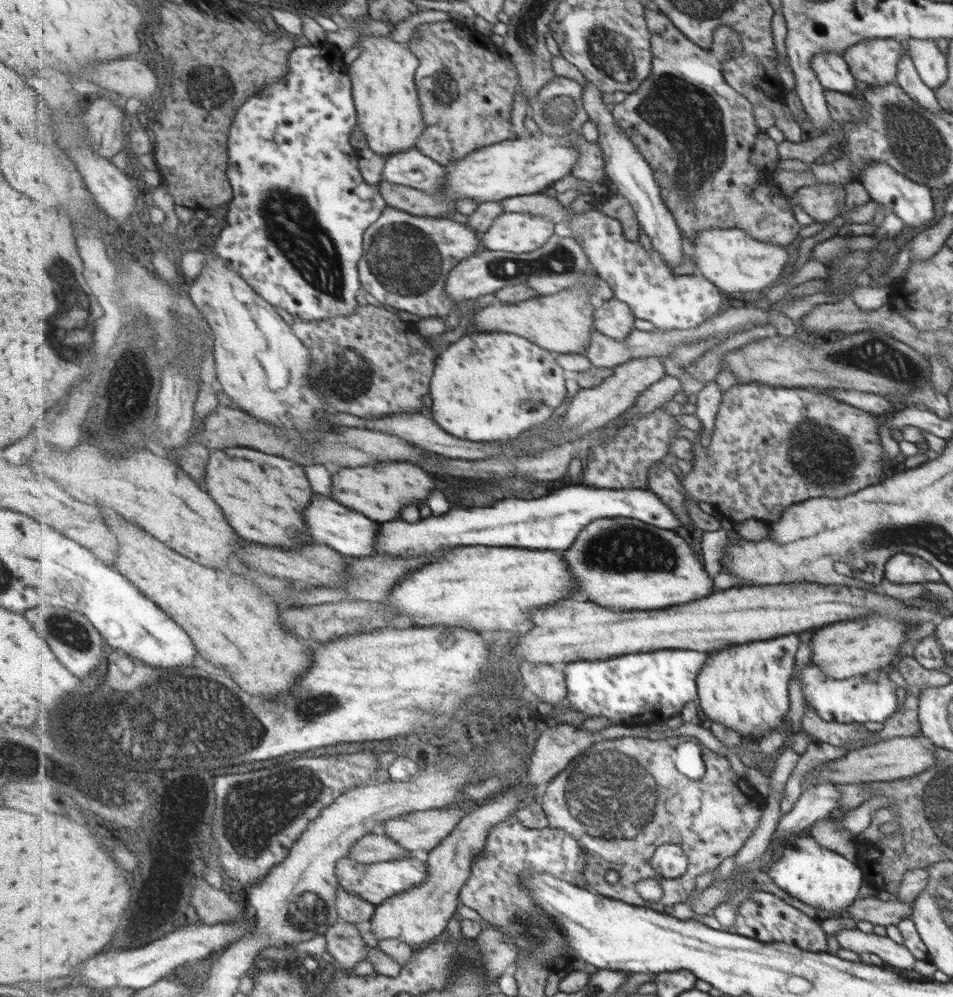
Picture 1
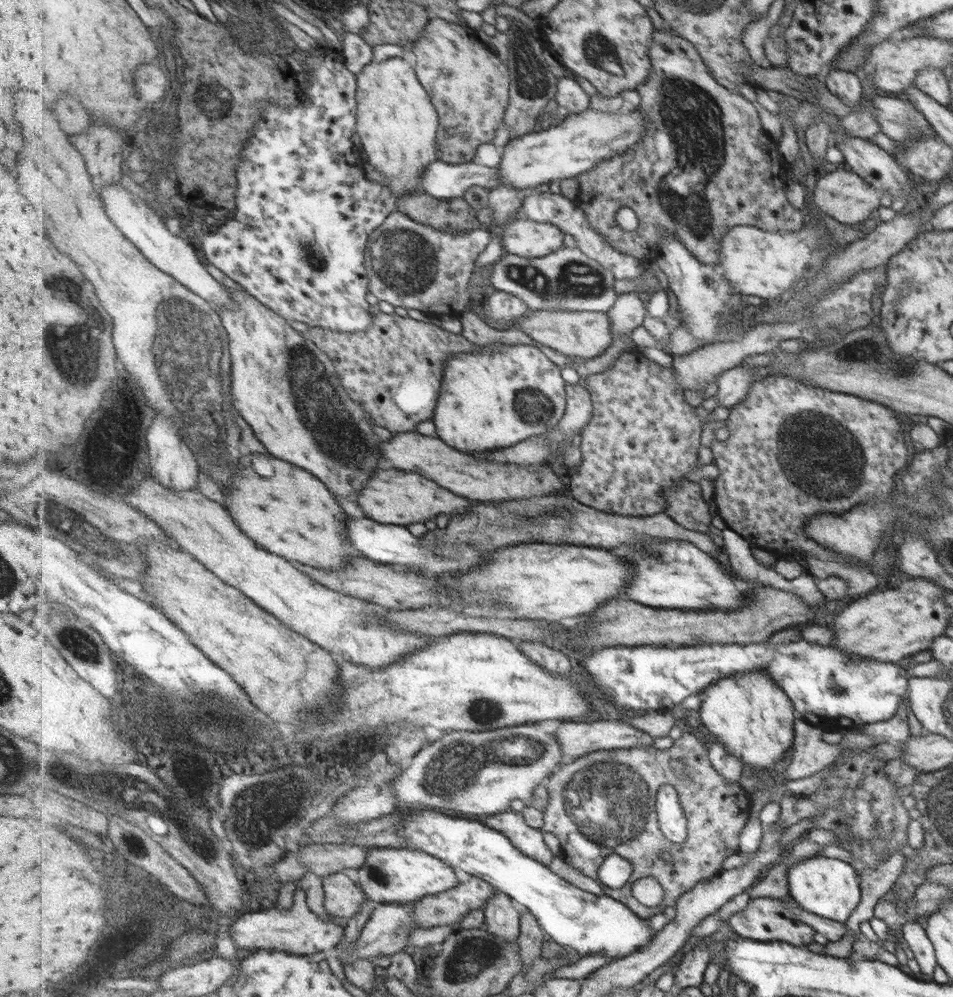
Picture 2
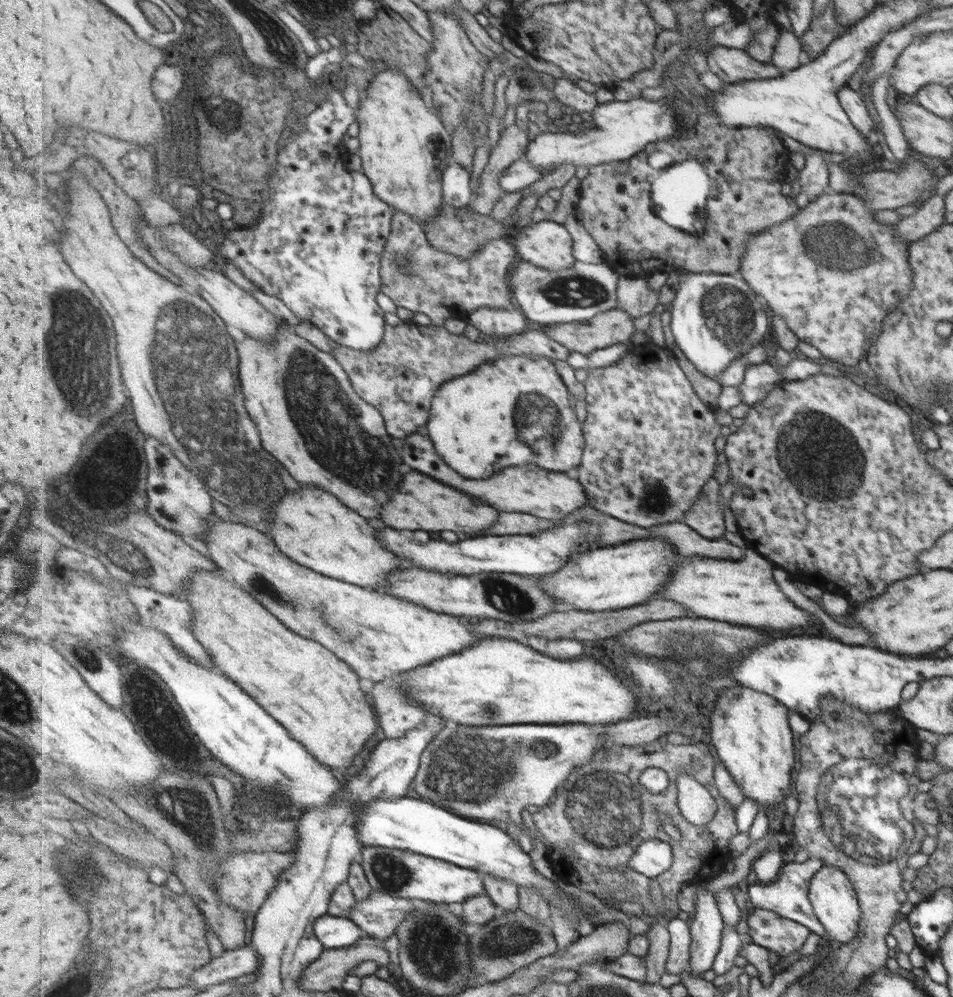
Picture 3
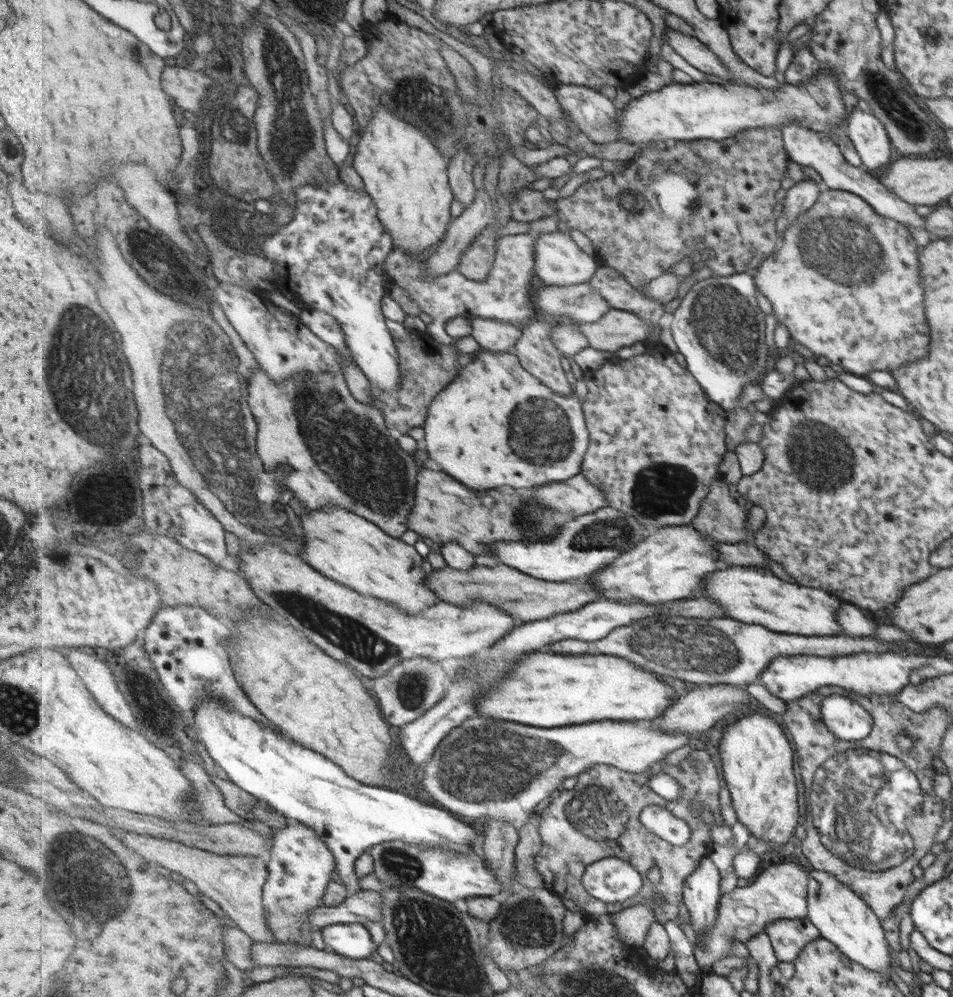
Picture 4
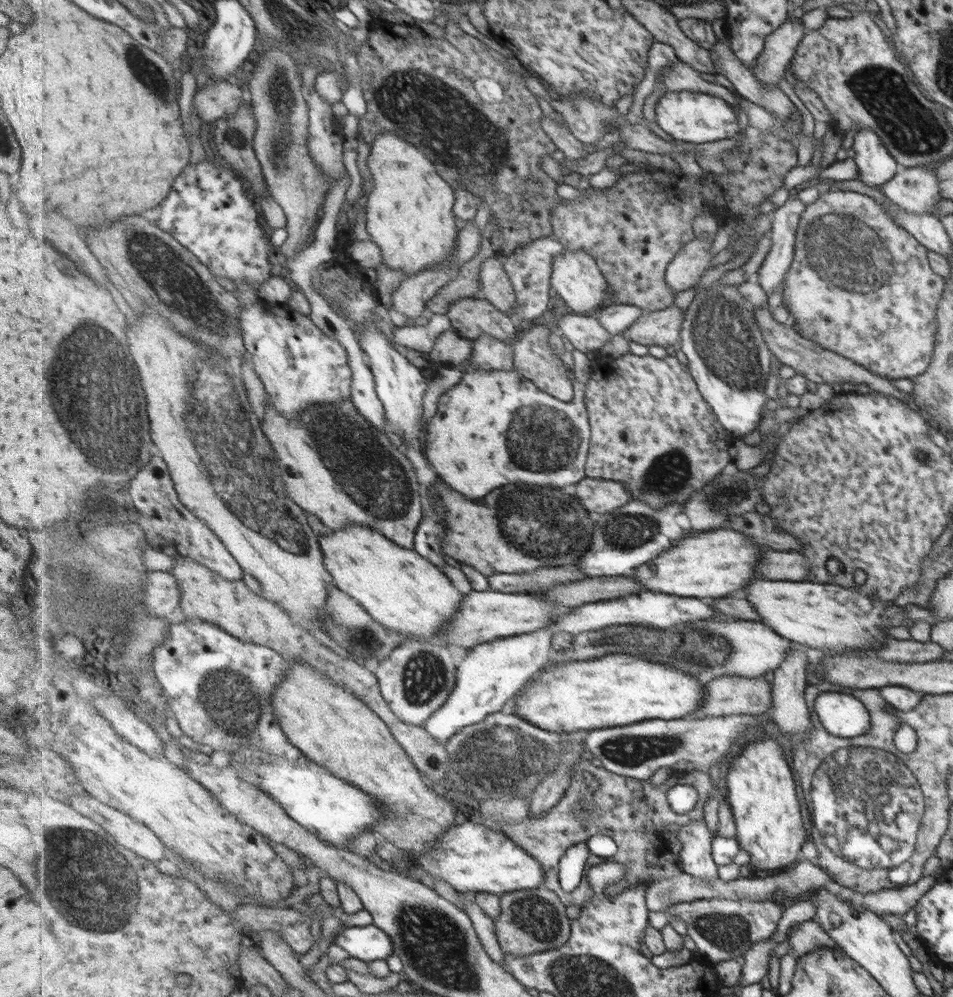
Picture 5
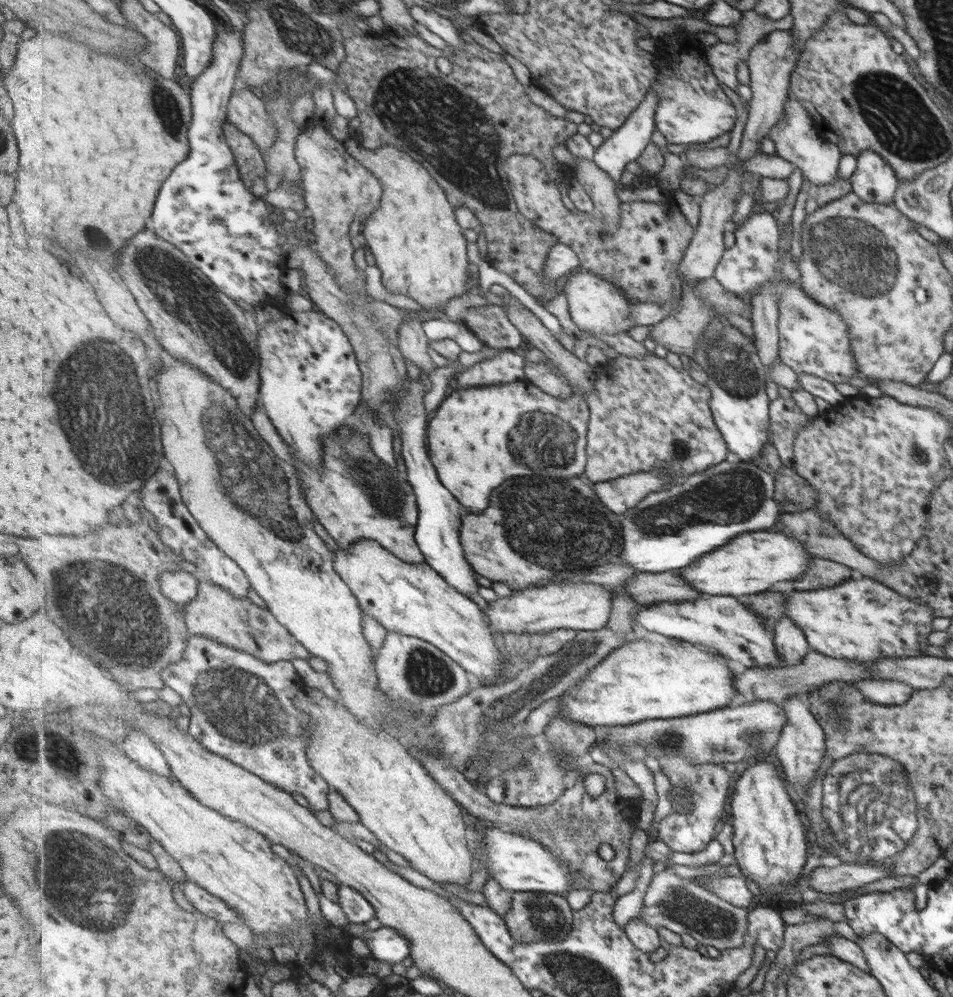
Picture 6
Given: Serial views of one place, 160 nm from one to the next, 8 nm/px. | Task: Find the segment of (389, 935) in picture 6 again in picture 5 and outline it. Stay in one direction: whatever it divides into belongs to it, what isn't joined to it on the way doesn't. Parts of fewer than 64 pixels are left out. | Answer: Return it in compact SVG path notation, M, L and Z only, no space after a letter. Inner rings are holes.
M373 923L366 926L347 927L336 936L335 943L351 957L365 962L387 960L394 954L392 937Z

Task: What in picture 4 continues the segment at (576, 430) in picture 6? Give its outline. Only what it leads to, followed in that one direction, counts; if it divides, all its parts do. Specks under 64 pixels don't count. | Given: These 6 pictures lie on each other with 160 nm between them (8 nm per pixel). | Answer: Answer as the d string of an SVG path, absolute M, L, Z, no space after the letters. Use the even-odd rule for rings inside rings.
M487 350L480 351L477 358L463 367L453 382L433 399L423 429L431 460L439 462L447 474L473 490L489 490L499 486L535 488L561 482L563 477L572 478L581 474L591 444L583 404L575 394L557 394L521 366L517 354Z

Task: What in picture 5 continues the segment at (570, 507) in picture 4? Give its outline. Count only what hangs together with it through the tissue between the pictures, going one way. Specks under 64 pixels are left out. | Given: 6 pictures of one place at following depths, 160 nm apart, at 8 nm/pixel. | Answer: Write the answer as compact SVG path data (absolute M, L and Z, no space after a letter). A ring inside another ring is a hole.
M585 477L580 483L571 486L573 495L591 513L607 514L632 501L632 494L624 482Z

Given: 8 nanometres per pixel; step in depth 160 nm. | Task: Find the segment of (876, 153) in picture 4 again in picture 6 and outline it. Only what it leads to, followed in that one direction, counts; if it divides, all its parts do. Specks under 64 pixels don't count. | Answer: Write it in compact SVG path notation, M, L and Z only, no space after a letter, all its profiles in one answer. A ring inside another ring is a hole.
M873 150L856 156L855 170L848 181L851 192L867 204L885 205L898 187L893 168Z

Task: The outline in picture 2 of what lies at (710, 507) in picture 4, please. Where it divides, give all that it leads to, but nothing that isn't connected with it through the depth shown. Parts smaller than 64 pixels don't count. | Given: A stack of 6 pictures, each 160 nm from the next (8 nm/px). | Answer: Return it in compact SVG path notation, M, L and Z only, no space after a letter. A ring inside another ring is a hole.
M685 479L668 492L666 513L681 526L704 533L708 529L711 517L701 493L699 482Z

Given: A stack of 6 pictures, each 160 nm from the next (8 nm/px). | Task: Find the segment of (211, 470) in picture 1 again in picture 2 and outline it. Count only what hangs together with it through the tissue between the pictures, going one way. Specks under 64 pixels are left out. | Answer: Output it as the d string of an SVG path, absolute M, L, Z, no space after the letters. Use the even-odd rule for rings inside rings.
M245 456L245 460L241 460L241 470L237 472L237 476L233 478L233 486L227 494L226 508L232 517L244 532L252 537L261 548L268 549L271 553L293 562L294 564L302 563L313 568L325 568L325 570L337 570L337 568L345 568L351 559L359 558L359 550L348 540L348 518L340 502L335 498L331 498L331 492L327 490L327 486L313 476L311 472L289 464L285 460L279 460L275 456L271 456L271 464L275 474L263 476L257 474L251 466L253 466L253 456Z

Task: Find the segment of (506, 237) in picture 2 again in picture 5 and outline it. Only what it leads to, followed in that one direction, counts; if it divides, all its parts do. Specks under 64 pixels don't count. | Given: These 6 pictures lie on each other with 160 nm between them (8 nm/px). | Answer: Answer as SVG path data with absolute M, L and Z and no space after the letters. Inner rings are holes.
M566 249L564 255L561 255L553 263L552 283L556 293L566 303L566 306L578 315L587 314L587 312L599 312L601 307L611 304L606 298L609 282L599 263L585 251Z

